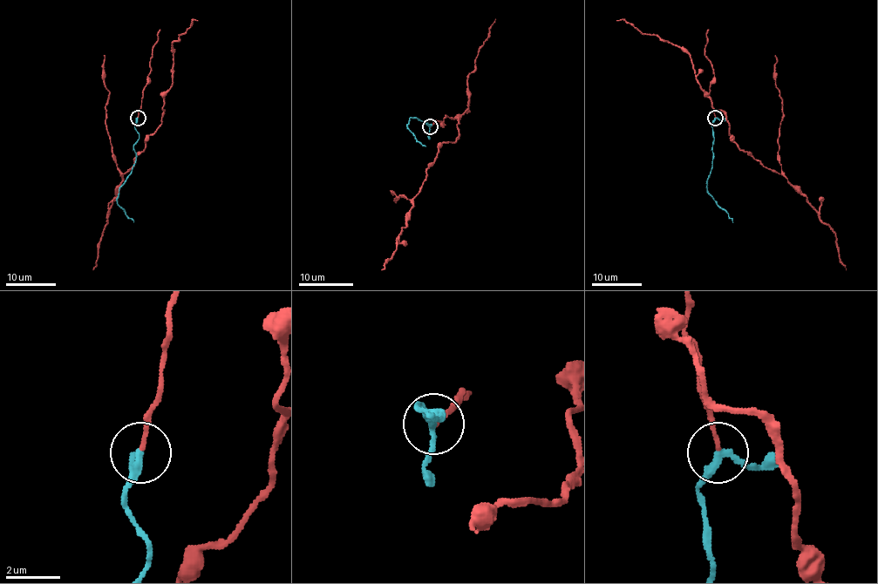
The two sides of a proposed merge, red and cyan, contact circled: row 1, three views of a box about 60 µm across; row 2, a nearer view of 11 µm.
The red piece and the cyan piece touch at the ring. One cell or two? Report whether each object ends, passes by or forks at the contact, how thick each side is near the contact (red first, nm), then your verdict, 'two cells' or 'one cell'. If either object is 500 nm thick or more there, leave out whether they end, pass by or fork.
red ends; cyan passes by; calibres 140 and 240 nm; two cells

